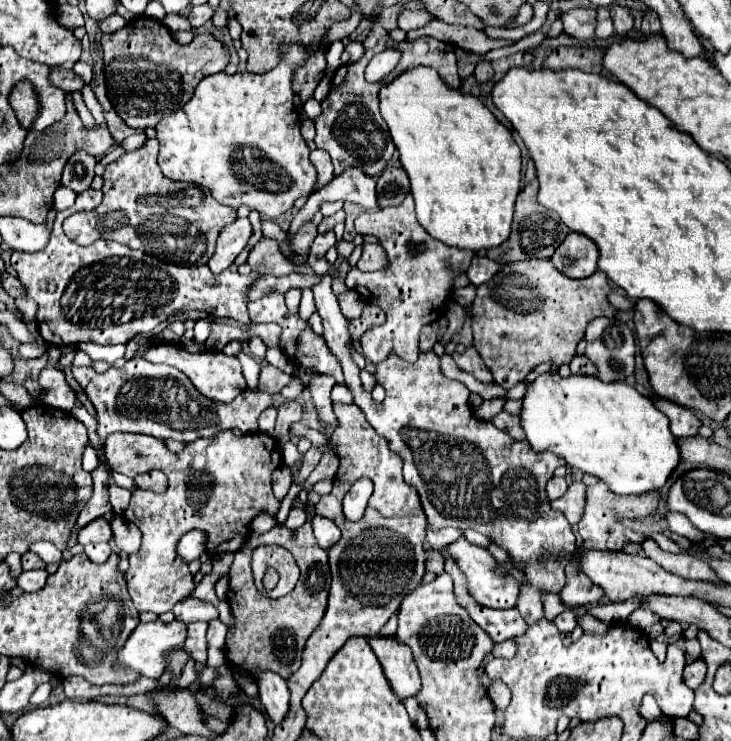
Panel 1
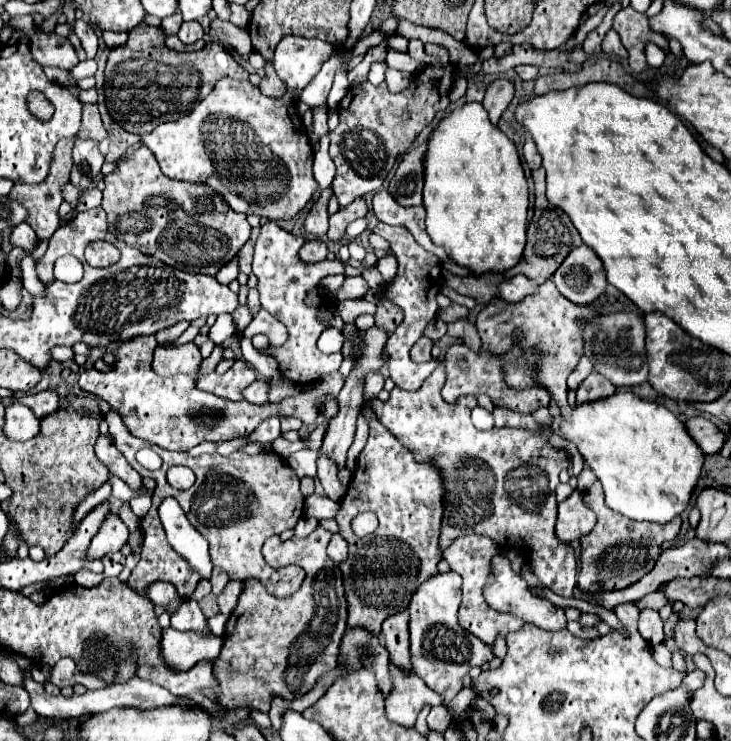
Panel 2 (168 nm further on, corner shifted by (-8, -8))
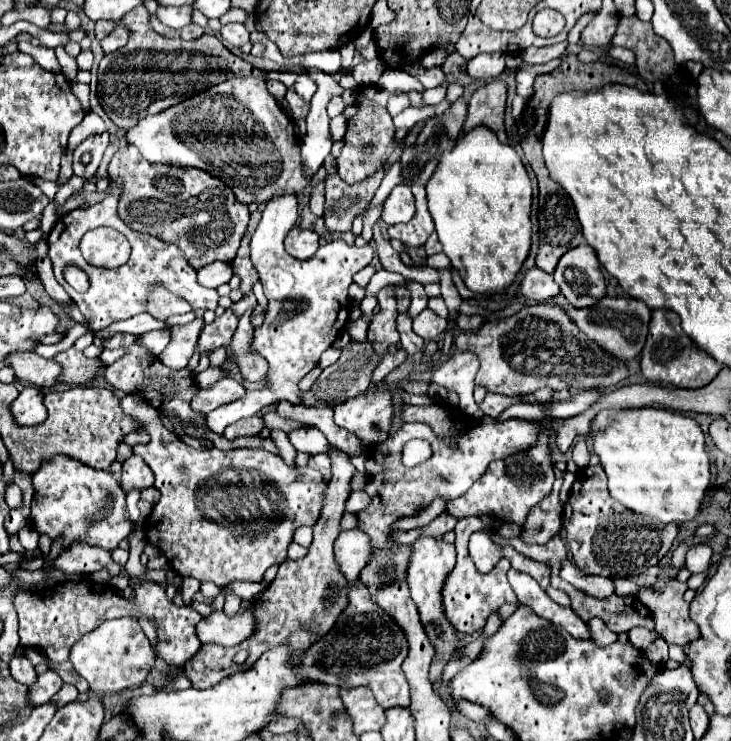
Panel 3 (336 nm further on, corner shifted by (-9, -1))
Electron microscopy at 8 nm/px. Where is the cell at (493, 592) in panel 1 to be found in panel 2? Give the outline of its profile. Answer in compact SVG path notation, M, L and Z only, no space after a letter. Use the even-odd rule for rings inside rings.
M496 555L492 561L490 575L484 585L484 597L486 597L486 603L498 613L514 613L526 623L534 623L542 629L564 629L566 627L564 609L552 605L548 599L538 599L536 595L532 595L530 589L526 587L526 581L510 569L510 561L504 555Z

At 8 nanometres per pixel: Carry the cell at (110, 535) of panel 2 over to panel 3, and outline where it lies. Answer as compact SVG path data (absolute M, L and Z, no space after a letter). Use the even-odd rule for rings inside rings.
M55 456L43 462L33 474L33 504L31 522L39 534L47 534L53 542L61 538L61 548L69 550L73 542L87 542L105 550L115 550L117 544L129 536L133 524L127 516L125 492L111 472L83 466L75 458Z

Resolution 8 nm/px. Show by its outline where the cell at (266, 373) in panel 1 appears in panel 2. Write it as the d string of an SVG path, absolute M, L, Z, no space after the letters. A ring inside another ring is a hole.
M258 379L250 385L250 389L244 389L244 399L256 405L262 405L268 401L268 393L270 393L270 385L264 379Z

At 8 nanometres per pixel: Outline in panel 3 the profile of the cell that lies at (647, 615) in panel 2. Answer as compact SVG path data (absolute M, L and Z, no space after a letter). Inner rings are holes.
M693 544L687 552L687 568L691 570L691 574L697 574L697 572L705 572L709 570L711 566L711 556L713 556L713 550L707 546L707 544Z

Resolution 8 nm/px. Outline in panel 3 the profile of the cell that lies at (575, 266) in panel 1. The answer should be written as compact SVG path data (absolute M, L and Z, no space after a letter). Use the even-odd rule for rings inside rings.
M589 244L569 250L559 260L553 276L561 288L561 294L573 308L591 308L597 300L607 296L599 260Z

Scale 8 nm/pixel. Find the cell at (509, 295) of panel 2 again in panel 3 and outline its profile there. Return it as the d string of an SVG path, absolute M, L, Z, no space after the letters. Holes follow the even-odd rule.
M539 268L527 270L523 282L521 282L521 294L529 300L541 302L547 298L557 298L561 294L559 286L553 280L553 274L547 274Z

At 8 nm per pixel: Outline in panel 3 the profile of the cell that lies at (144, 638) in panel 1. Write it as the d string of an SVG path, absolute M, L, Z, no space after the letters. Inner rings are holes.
M245 600L239 608L237 614L229 616L223 610L221 612L213 612L211 616L203 618L197 624L197 636L203 644L213 642L213 644L221 644L221 646L237 646L243 640L247 640L255 630L257 630L257 622L255 622L255 614L253 614L253 600Z

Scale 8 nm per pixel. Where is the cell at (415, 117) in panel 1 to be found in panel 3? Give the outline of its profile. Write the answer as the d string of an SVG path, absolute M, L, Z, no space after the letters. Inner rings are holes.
M471 130L457 138L451 152L443 154L439 170L427 182L429 212L435 220L439 242L451 266L475 294L501 294L517 278L531 250L531 182L527 170L509 144L501 144L491 130Z

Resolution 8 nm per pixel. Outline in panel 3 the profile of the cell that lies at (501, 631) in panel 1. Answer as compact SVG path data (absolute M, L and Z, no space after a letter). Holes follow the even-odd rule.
M471 516L471 518L461 518L459 524L455 526L455 548L457 548L457 564L455 568L451 570L451 574L447 574L447 582L443 586L443 614L445 618L451 622L451 626L461 632L461 634L475 634L475 632L481 632L483 626L485 626L485 620L487 616L501 608L503 604L511 604L511 602L517 602L515 598L515 592L511 590L509 582L507 582L507 570L511 568L507 560L501 560L489 574L481 574L473 560L469 558L469 552L467 552L467 542L469 542L469 536L475 532L475 530L491 530L489 526L485 526L477 516Z

